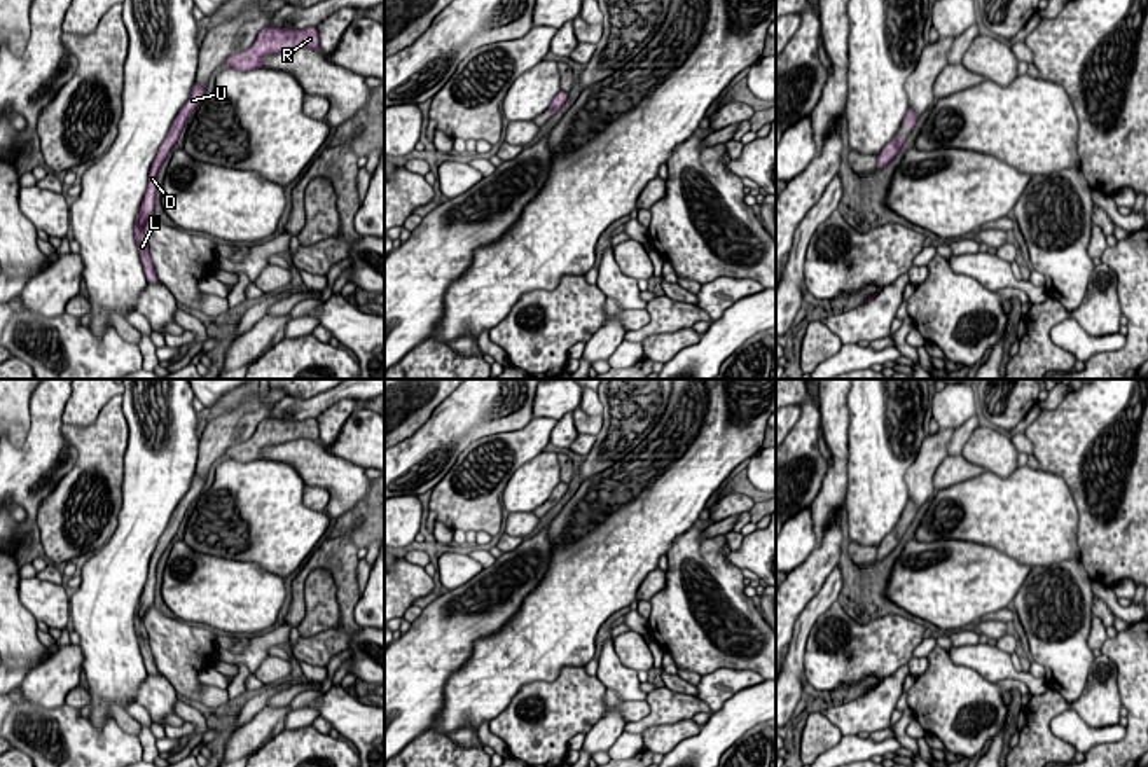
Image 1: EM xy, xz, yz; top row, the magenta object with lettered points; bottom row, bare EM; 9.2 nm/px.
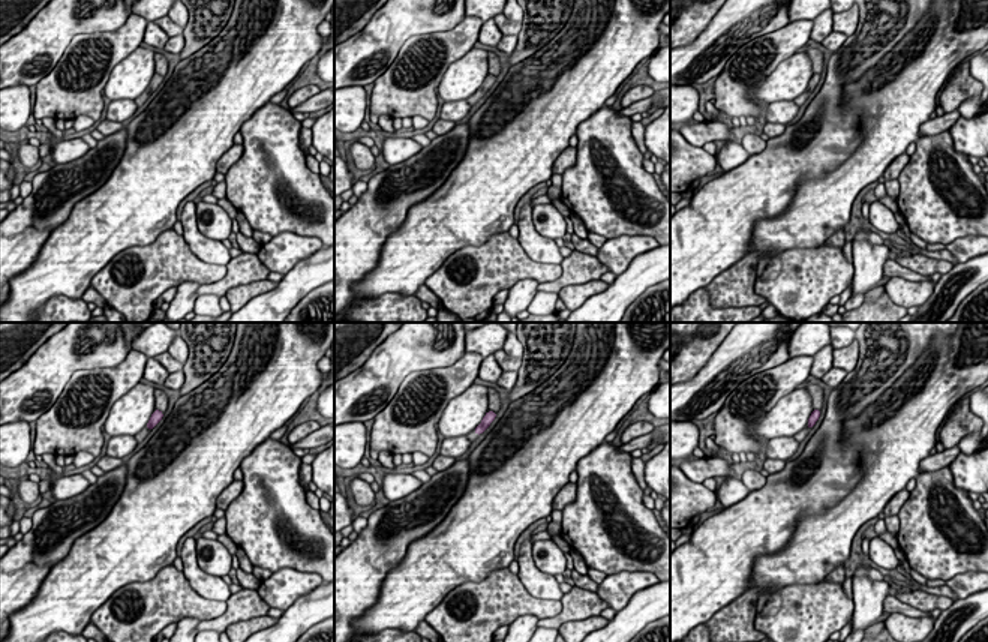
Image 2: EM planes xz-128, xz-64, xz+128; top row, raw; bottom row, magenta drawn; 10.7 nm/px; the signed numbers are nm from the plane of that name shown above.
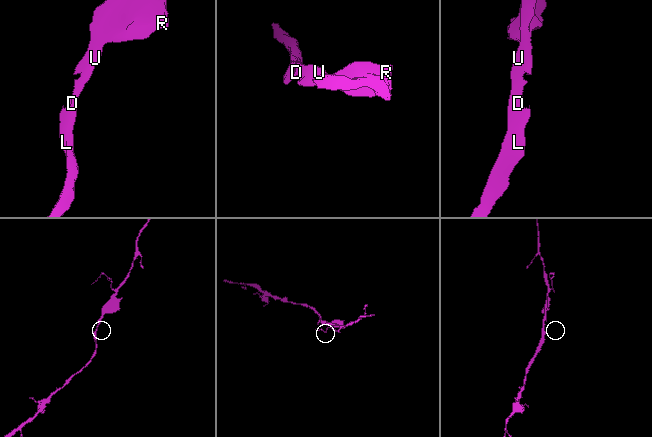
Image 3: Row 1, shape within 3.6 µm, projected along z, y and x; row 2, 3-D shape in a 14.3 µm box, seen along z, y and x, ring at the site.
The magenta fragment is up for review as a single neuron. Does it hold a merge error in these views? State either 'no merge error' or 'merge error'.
no merge error

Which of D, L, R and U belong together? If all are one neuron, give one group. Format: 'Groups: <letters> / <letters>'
Groups: D L R U

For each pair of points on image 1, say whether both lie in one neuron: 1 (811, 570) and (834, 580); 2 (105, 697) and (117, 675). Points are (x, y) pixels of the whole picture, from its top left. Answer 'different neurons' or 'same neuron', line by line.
1: different neurons
2: same neuron

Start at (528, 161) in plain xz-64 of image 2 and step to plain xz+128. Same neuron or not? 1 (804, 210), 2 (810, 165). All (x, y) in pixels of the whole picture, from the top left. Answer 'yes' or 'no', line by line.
1: yes
2: no

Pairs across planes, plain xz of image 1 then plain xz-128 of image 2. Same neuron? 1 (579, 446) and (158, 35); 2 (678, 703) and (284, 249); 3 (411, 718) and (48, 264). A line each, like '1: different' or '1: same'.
1: different
2: different
3: different

